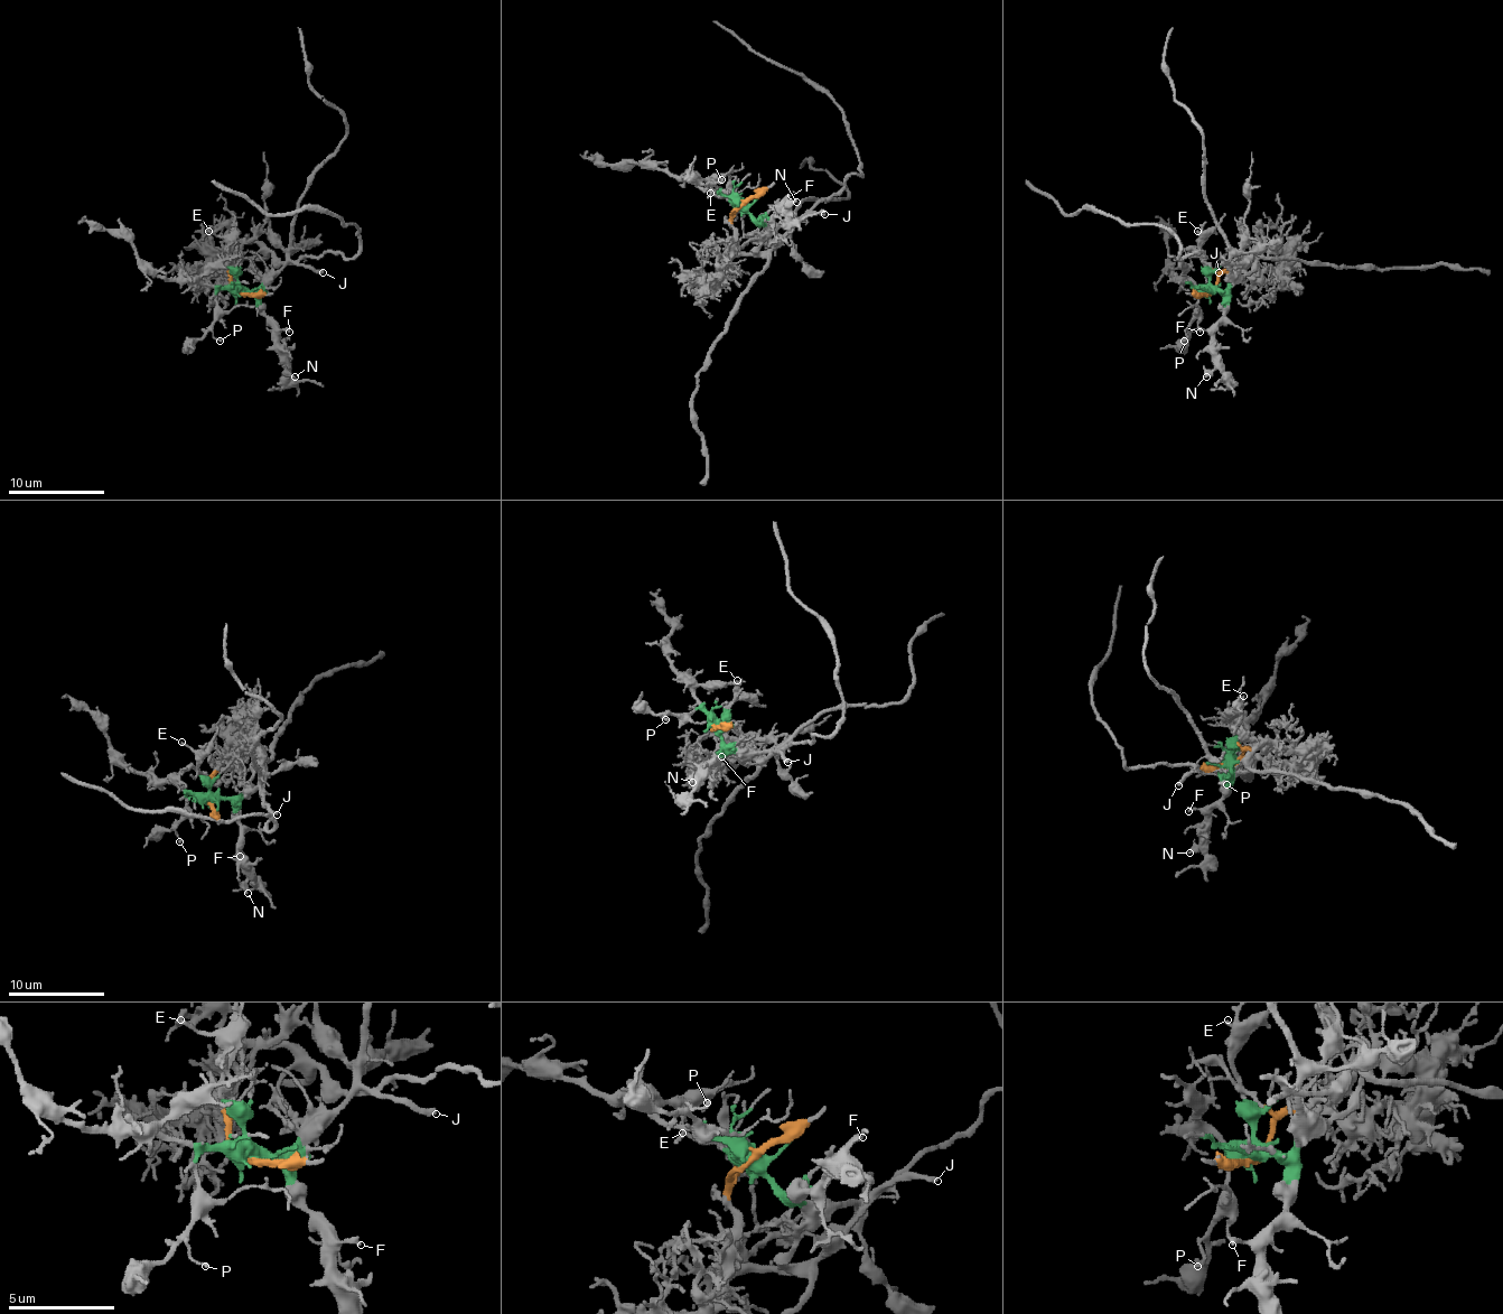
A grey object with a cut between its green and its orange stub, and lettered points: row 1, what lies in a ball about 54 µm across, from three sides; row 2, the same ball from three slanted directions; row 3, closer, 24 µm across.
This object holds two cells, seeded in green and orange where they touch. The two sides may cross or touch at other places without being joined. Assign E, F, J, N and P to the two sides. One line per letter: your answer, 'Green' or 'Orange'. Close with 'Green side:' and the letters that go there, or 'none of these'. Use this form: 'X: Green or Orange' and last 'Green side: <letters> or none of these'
E: Green
F: Green
J: Green
N: Green
P: Green
Green side: E, F, J, N, P

